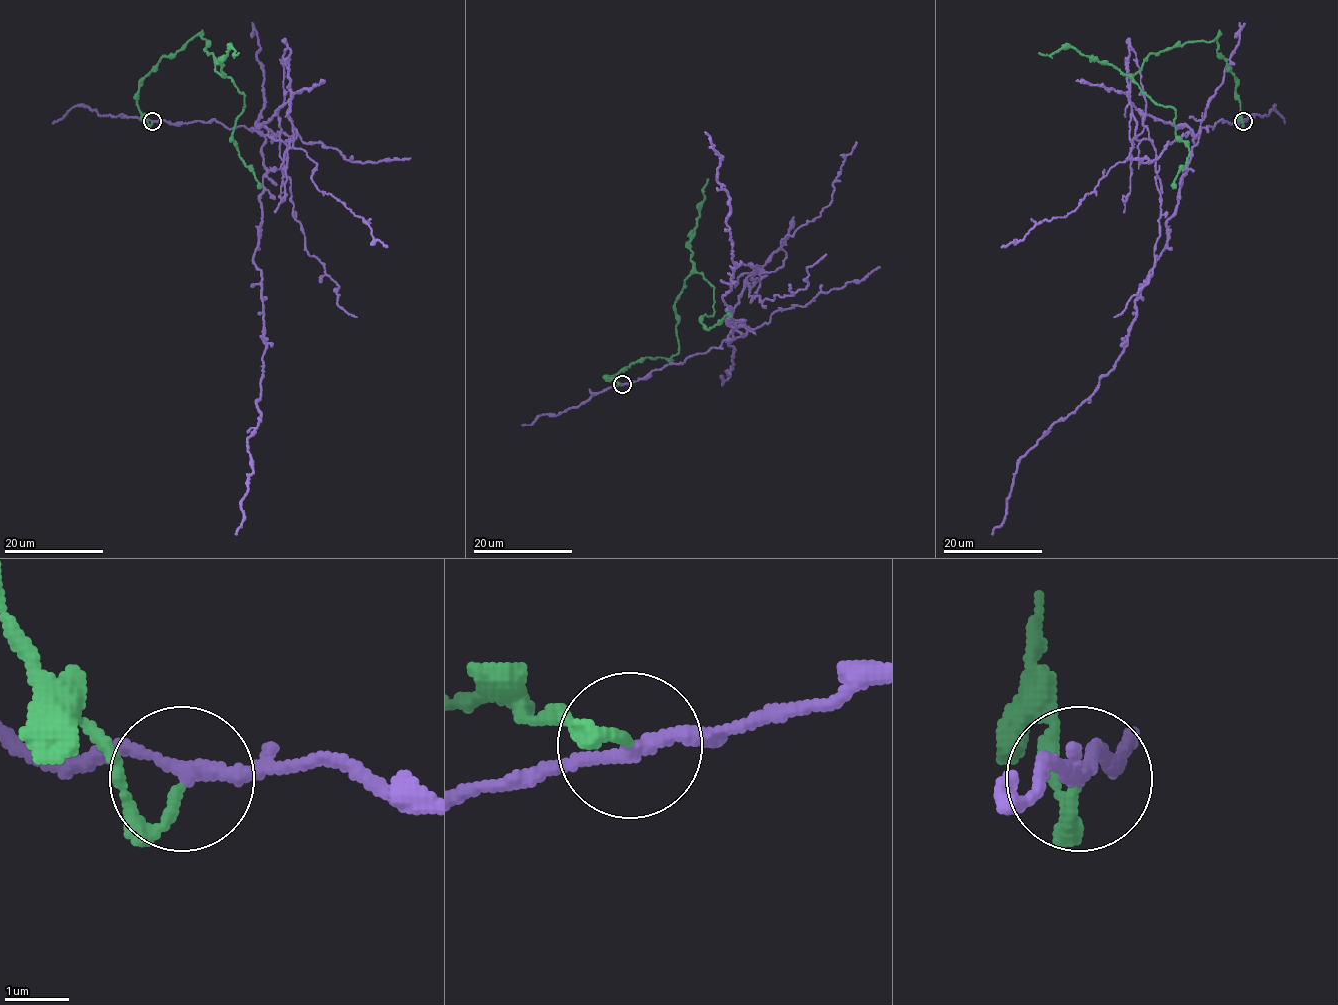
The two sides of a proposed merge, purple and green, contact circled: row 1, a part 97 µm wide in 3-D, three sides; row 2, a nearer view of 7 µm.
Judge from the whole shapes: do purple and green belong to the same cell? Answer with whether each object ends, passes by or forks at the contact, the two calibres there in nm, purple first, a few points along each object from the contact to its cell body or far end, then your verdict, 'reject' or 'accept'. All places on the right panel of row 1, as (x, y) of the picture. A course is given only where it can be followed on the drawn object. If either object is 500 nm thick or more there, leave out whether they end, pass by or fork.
purple passes by | green ends | 220/170 nm | purple via (1243, 121), (1199, 131), (1124, 350), (1019, 460), (1004, 521), (991, 534) | green via (1243, 122), (1218, 35), (1150, 53), (1132, 78), (1173, 108), (1175, 135), (1189, 148), (1173, 188) | reject

